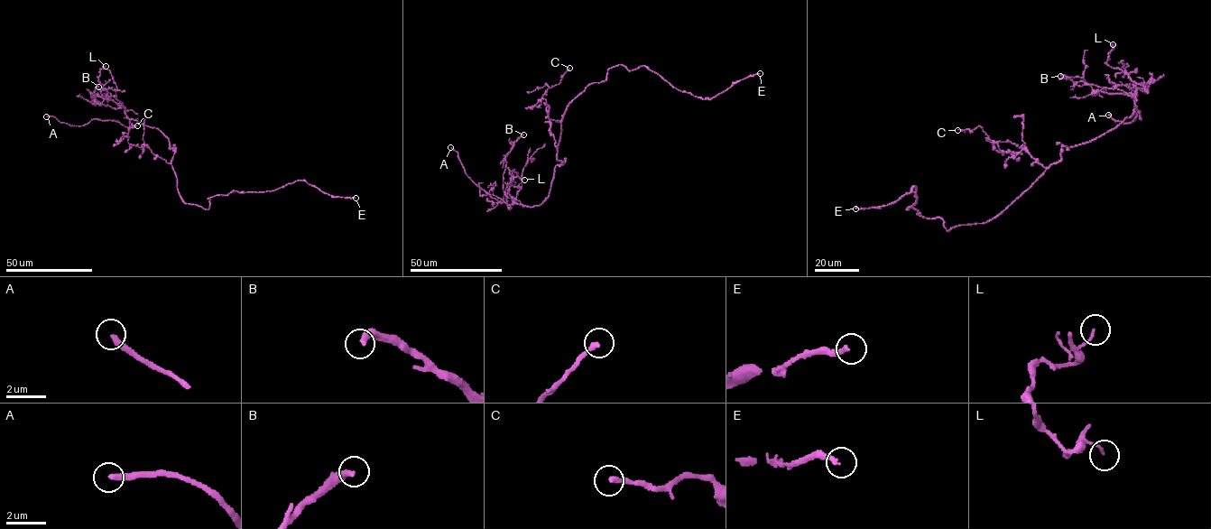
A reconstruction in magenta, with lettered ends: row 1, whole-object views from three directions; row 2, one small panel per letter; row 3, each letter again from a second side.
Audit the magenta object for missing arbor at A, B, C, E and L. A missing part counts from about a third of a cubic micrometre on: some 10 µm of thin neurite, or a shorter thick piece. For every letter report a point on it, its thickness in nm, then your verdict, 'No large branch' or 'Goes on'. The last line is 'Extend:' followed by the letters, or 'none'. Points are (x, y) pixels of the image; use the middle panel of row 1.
A: Place: (450, 147). Thickness 320 nm. Goes on
B: Place: (523, 134). Thickness 300 nm. No large branch
C: Place: (569, 68). Thickness 240 nm. No large branch
E: Place: (760, 73). Thickness 200 nm. Goes on
L: Place: (524, 180). Thickness 100 nm. No large branch
Extend: A, E

